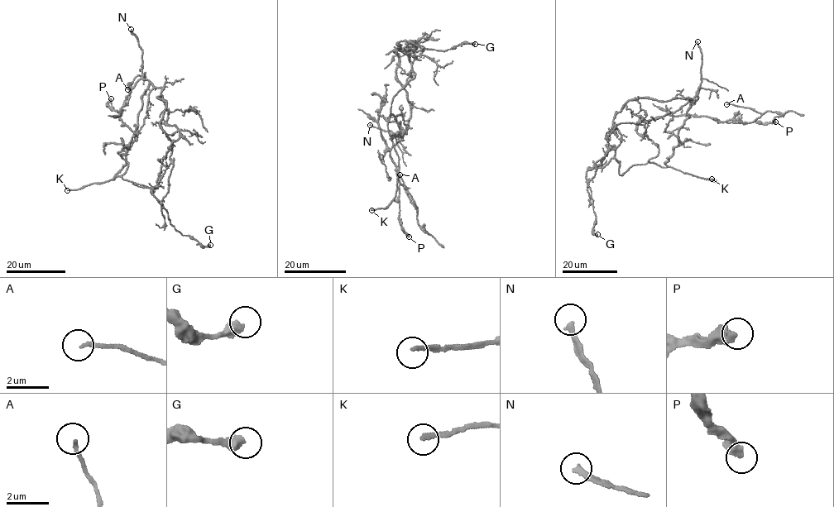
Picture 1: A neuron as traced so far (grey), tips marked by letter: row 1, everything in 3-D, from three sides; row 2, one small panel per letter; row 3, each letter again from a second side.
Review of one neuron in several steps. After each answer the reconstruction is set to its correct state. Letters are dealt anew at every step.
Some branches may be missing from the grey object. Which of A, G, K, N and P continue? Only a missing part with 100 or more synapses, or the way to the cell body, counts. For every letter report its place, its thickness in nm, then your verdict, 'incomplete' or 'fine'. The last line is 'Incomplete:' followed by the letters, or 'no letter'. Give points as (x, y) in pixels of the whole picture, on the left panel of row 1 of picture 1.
A: place (127, 89); calibre 140 nm; fine
G: place (210, 245); calibre 460 nm; fine
K: place (67, 190); calibre 200 nm; incomplete
N: place (131, 29); calibre 280 nm; incomplete
P: place (111, 98); calibre 380 nm; fine
Incomplete: K, N

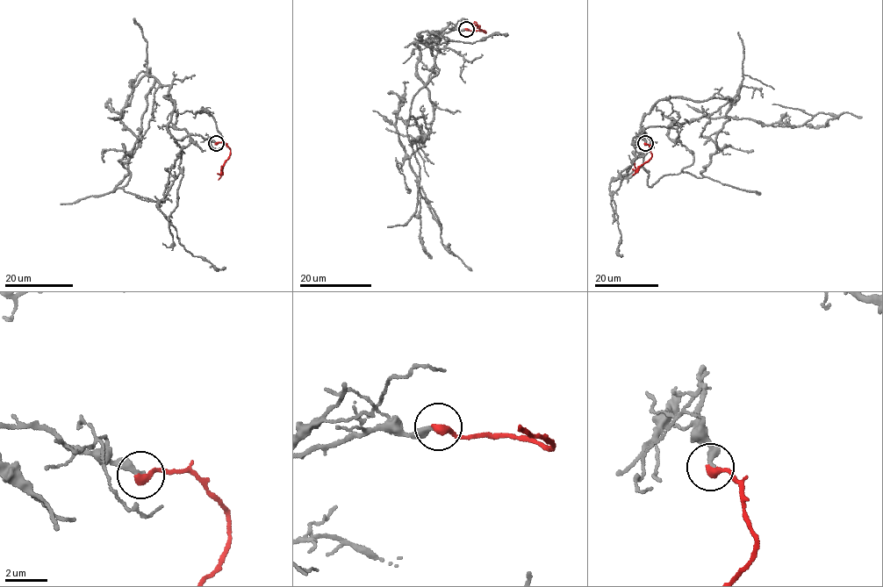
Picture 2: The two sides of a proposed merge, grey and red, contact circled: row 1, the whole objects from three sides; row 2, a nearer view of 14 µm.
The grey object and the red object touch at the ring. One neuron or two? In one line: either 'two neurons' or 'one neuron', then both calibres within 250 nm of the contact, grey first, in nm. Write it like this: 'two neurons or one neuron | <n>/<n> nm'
one neuron | 320/400 nm

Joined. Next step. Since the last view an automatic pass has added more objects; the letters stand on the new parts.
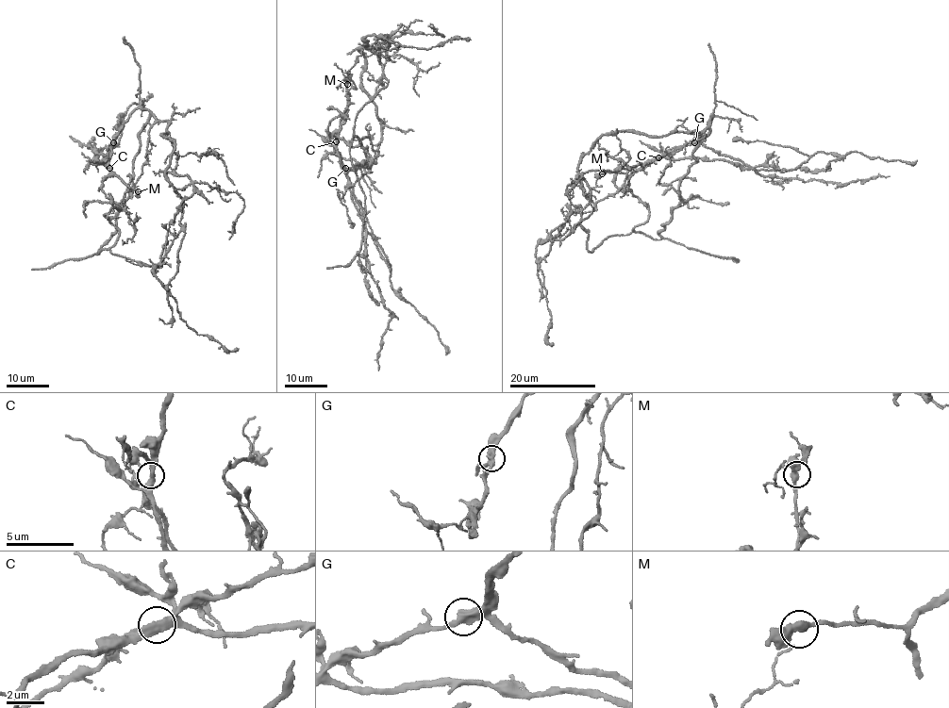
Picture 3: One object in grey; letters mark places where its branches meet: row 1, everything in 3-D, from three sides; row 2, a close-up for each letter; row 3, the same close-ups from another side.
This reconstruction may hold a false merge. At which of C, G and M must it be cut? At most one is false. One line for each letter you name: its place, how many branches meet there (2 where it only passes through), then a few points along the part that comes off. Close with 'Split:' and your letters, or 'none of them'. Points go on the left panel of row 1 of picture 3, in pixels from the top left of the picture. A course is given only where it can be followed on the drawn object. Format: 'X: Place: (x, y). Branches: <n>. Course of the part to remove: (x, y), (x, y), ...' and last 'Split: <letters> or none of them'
Split: none of them

